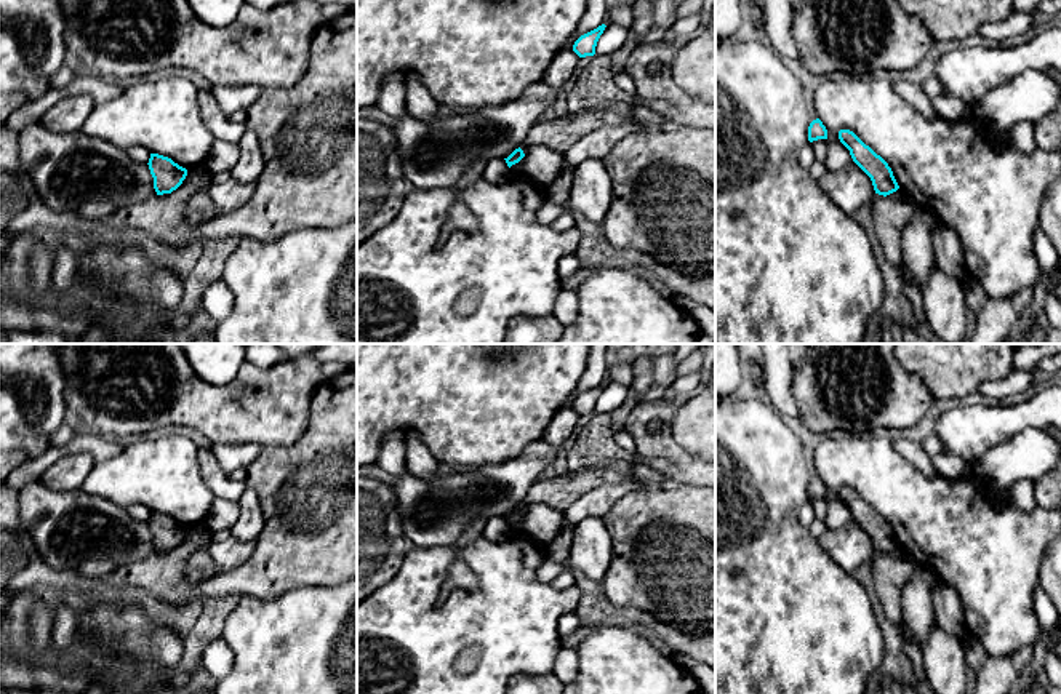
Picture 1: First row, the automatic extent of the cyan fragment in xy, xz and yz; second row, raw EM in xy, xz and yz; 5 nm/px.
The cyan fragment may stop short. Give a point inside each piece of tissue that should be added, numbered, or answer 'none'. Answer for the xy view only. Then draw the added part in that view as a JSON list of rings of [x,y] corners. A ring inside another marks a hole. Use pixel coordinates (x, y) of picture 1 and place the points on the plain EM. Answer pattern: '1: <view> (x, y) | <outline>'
1: xy (136, 510) | [[[133,504],[126,510],[133,518],[136,518],[139,521],[149,521],[150,510],[146,505]]]

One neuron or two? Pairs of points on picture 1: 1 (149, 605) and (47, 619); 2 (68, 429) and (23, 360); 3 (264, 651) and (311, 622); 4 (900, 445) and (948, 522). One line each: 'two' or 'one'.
1: two
2: two
3: one
4: two

